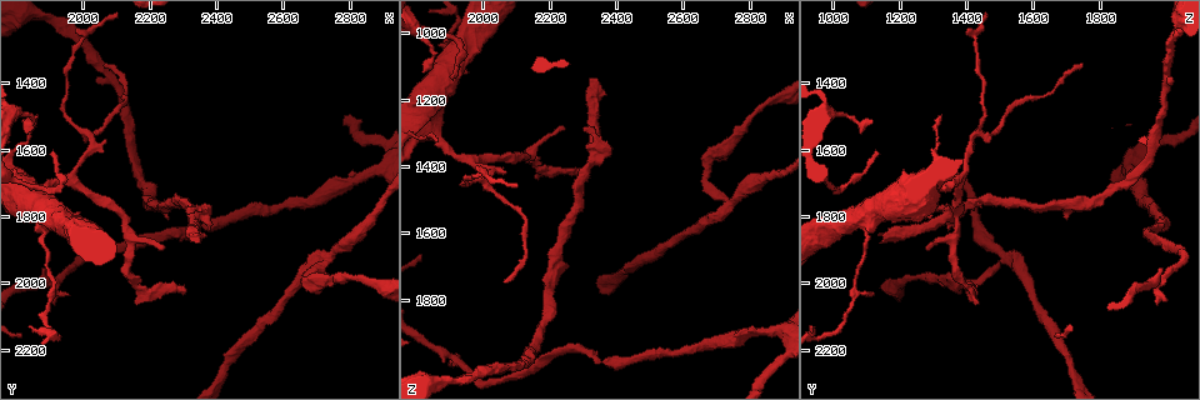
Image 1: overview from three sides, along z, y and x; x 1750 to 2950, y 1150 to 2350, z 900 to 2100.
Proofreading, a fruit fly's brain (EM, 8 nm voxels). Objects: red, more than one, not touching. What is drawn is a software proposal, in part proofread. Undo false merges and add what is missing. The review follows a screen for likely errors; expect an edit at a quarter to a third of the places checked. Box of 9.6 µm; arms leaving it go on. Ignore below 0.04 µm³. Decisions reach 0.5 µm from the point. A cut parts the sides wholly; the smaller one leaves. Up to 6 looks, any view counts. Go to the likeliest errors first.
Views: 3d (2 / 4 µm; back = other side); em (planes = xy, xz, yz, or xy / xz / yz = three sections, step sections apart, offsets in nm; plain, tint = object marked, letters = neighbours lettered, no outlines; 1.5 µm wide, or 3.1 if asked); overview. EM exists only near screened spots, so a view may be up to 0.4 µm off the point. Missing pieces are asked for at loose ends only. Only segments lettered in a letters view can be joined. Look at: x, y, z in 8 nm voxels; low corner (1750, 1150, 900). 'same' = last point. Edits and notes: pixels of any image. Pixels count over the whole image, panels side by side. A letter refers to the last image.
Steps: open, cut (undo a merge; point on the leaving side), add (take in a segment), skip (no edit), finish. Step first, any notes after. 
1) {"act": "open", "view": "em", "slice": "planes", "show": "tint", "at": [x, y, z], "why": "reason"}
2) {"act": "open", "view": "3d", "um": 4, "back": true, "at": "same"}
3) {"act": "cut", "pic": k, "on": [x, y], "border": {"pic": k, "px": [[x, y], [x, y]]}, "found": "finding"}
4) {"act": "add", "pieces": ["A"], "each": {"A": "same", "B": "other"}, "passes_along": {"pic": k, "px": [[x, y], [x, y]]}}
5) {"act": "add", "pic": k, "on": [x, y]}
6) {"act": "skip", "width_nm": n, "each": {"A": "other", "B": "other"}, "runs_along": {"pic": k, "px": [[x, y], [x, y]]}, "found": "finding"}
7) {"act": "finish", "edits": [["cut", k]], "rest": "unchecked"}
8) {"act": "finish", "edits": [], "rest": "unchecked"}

{"act": "open", "view": "em", "slice": "yz", "step": 8, "show": "tint", "at": [2330, 1850, 1130], "why": "end of a long branch"}

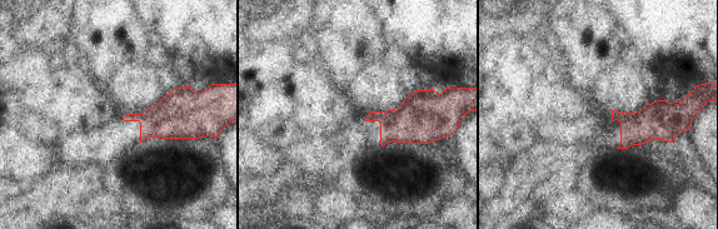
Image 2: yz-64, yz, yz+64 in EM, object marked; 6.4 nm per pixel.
{"act": "open", "view": "em", "slice": "planes", "show": "letters", "at": "same", "why": "another direction"}

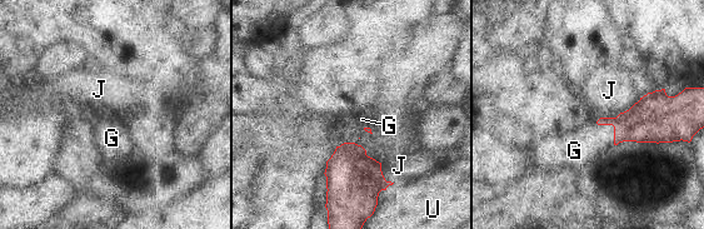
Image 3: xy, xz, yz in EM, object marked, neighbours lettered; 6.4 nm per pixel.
{"act": "add", "pieces": ["G"], "each": {"G": "same", "J": "other", "U": "other"}, "passes_along": {"pic": 3, "px": [[649, 120], [610, 124], [584, 144]]}, "found": "the cell continues"}

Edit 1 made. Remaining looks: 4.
{"act": "open", "view": "overview"}

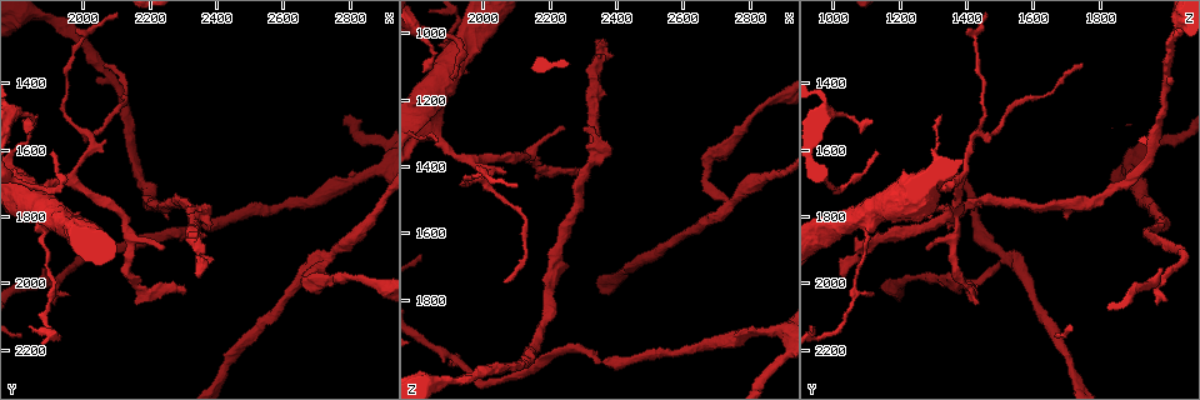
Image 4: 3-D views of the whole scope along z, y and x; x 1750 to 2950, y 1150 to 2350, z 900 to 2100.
{"act": "open", "view": "em", "slice": "planes", "show": "plain", "at": [1910, 2060, 1970], "why": "free end"}

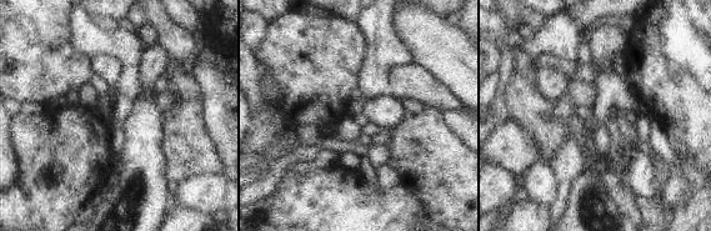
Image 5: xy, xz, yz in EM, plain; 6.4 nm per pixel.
{"act": "open", "view": "em", "slice": "planes", "show": "letters", "at": "same"}

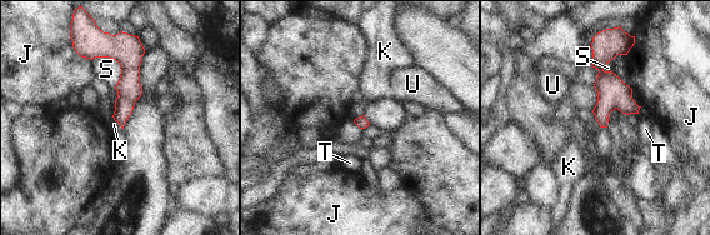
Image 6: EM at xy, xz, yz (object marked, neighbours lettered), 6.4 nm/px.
{"act": "skip", "longest_contact_nm": ["S", 240], "each": {"J": "other", "K": "other", "S": "other", "T": "other", "U": "other"}, "found": "none of them fits"}

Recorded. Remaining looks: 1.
{"act": "open", "view": "em", "slice": "yz", "step": 4, "show": "letters", "at": [1950, 1680, 1370], "why": "arms part here"}

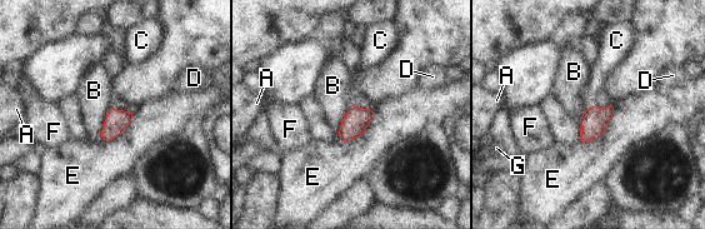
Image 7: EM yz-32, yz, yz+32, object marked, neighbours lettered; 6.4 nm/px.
{"act": "skip", "each": {"A": "other", "B": "other", "C": "other", "D": "other", "E": "other", "F": "other", "G": "other"}, "found": "all the same cell"}

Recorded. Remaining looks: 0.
{"act": "finish", "edits": [["add", 3]], "rest": "unchecked"}

